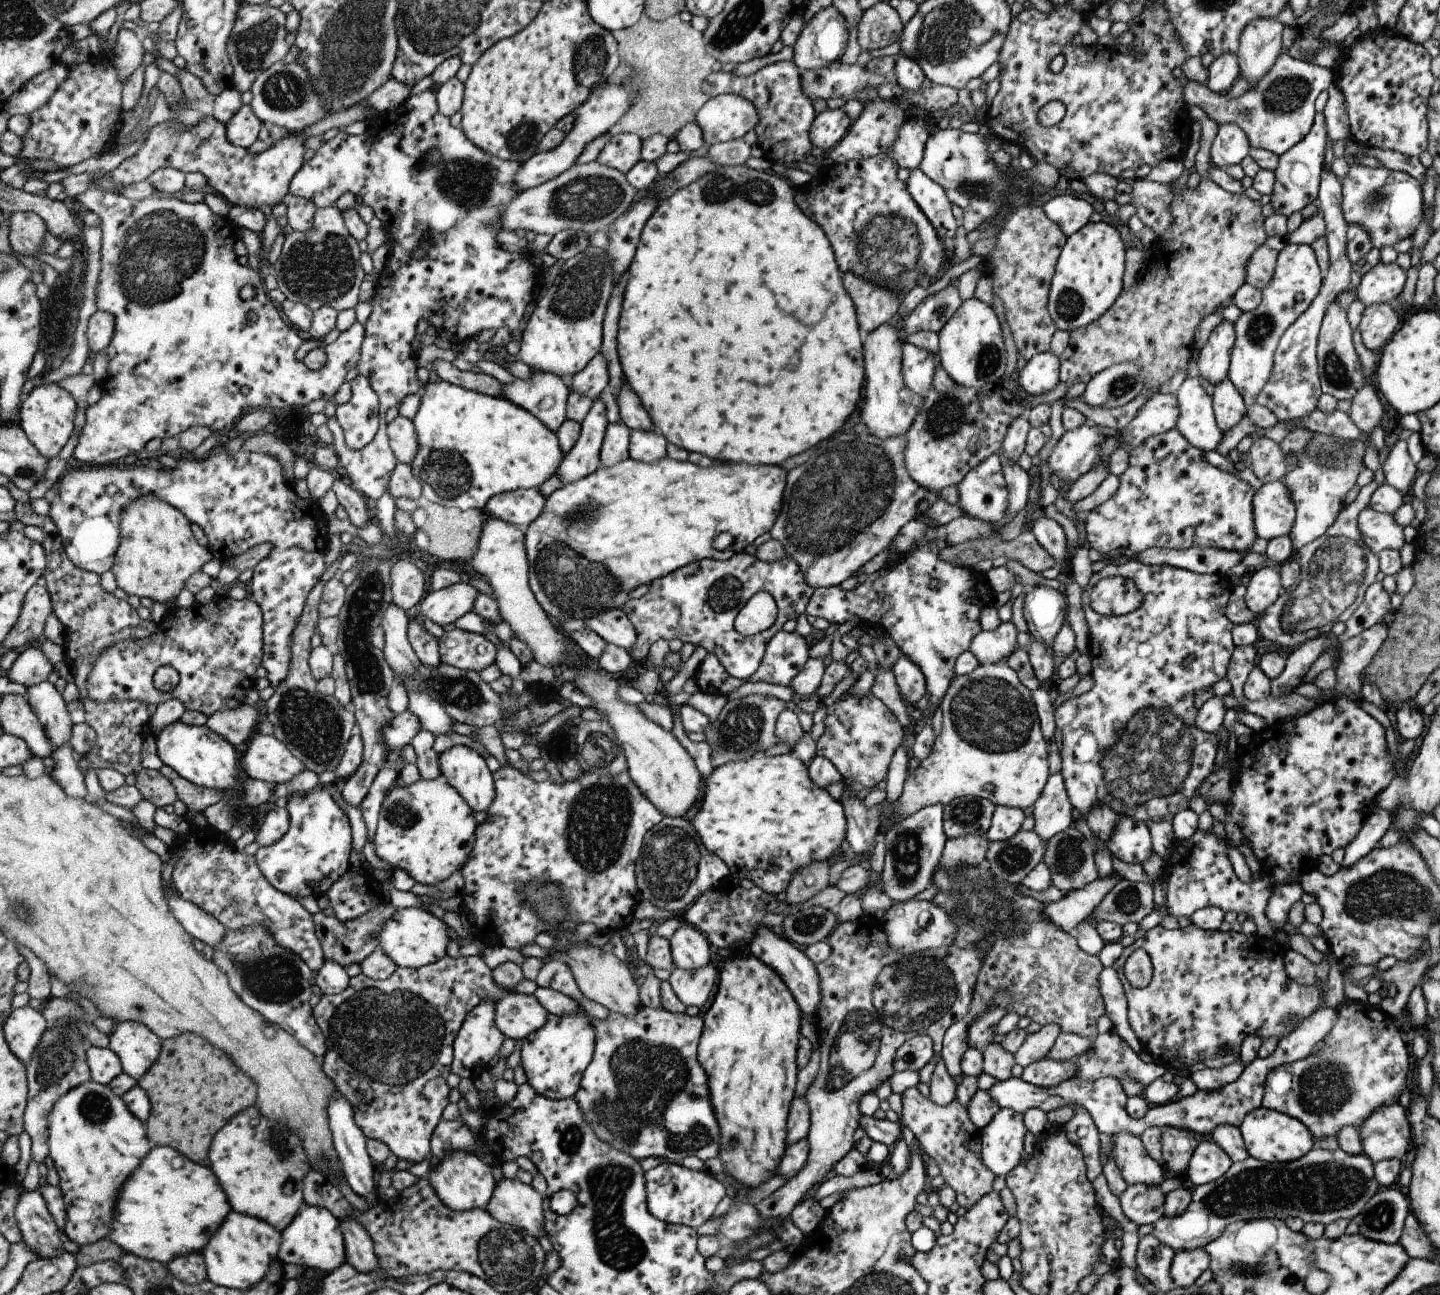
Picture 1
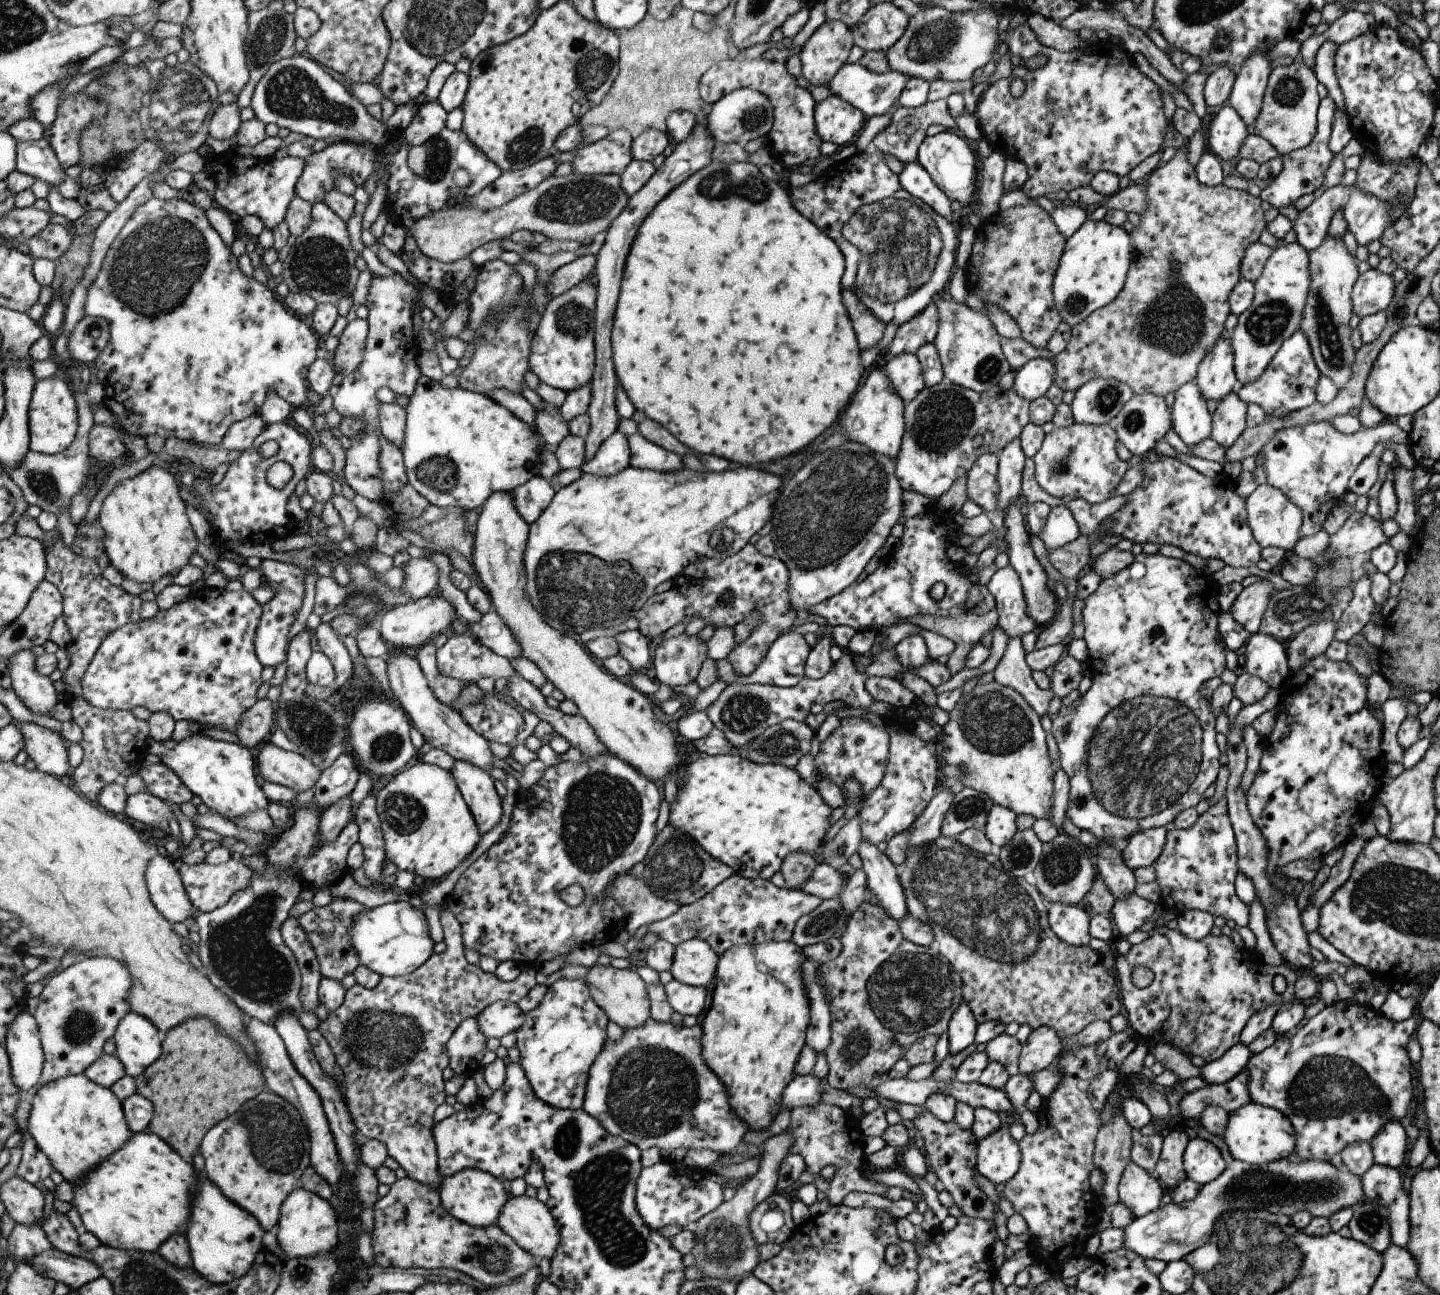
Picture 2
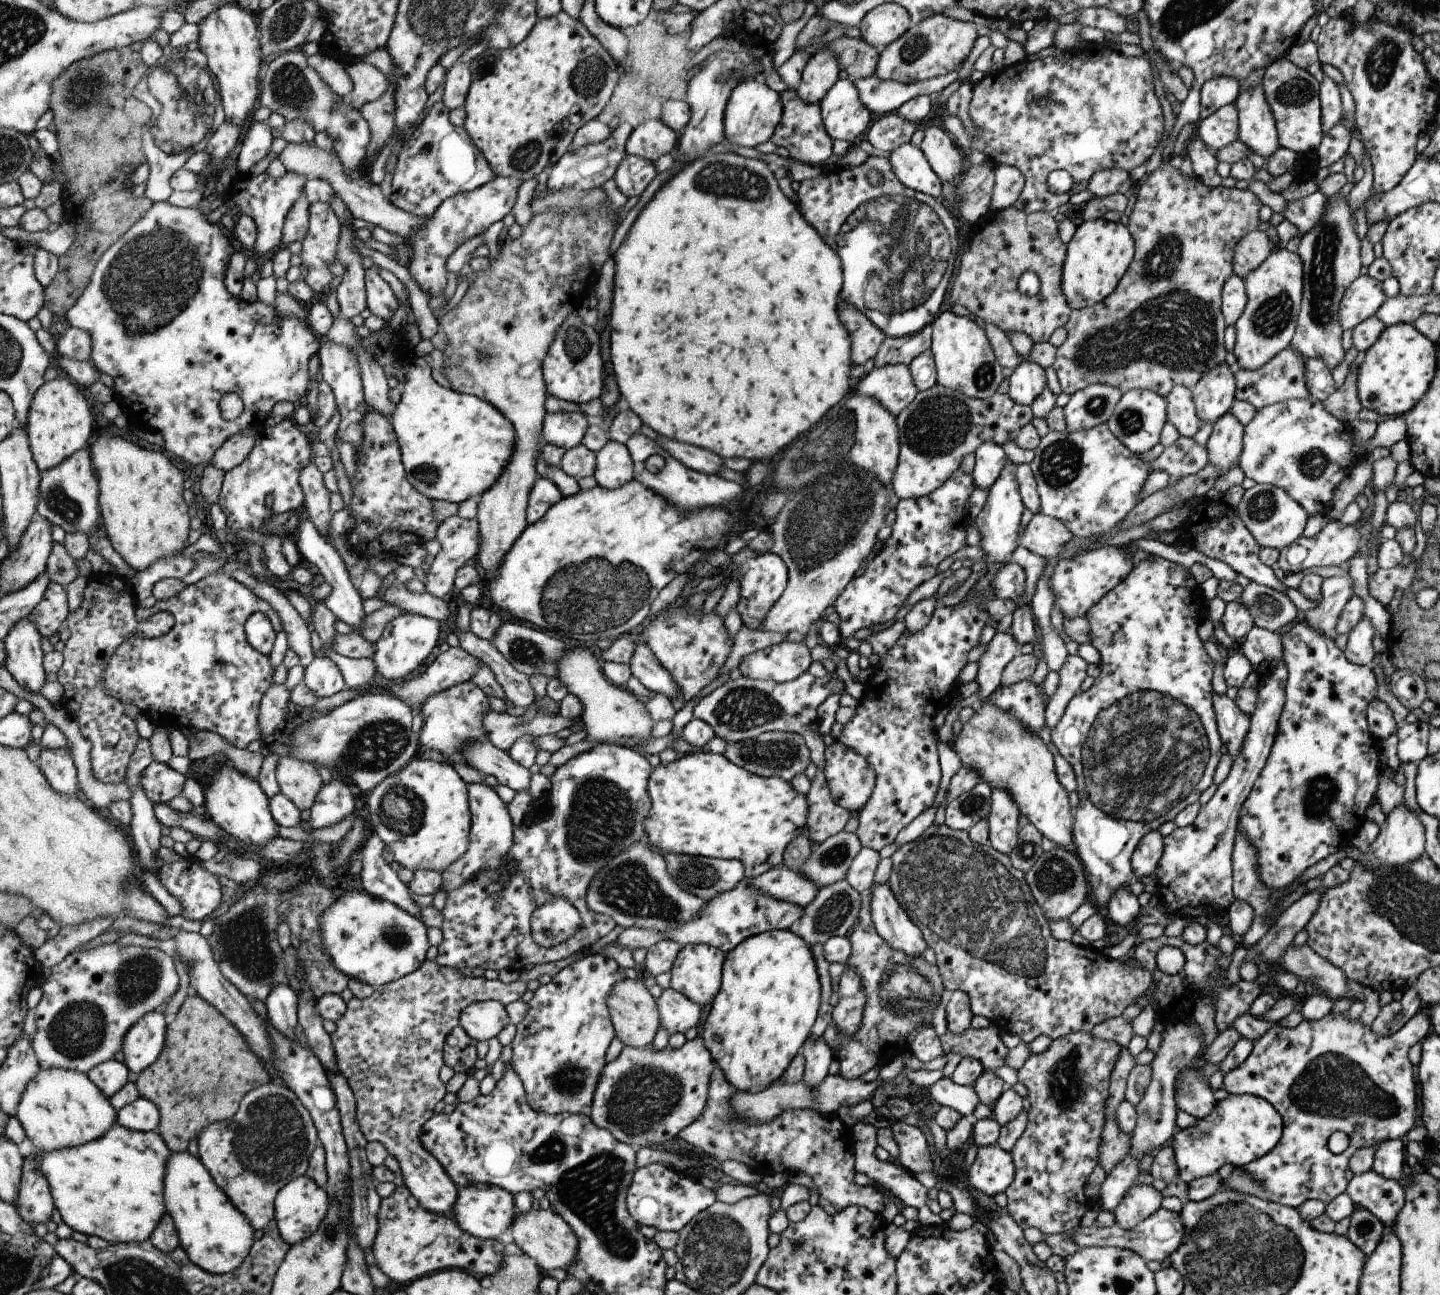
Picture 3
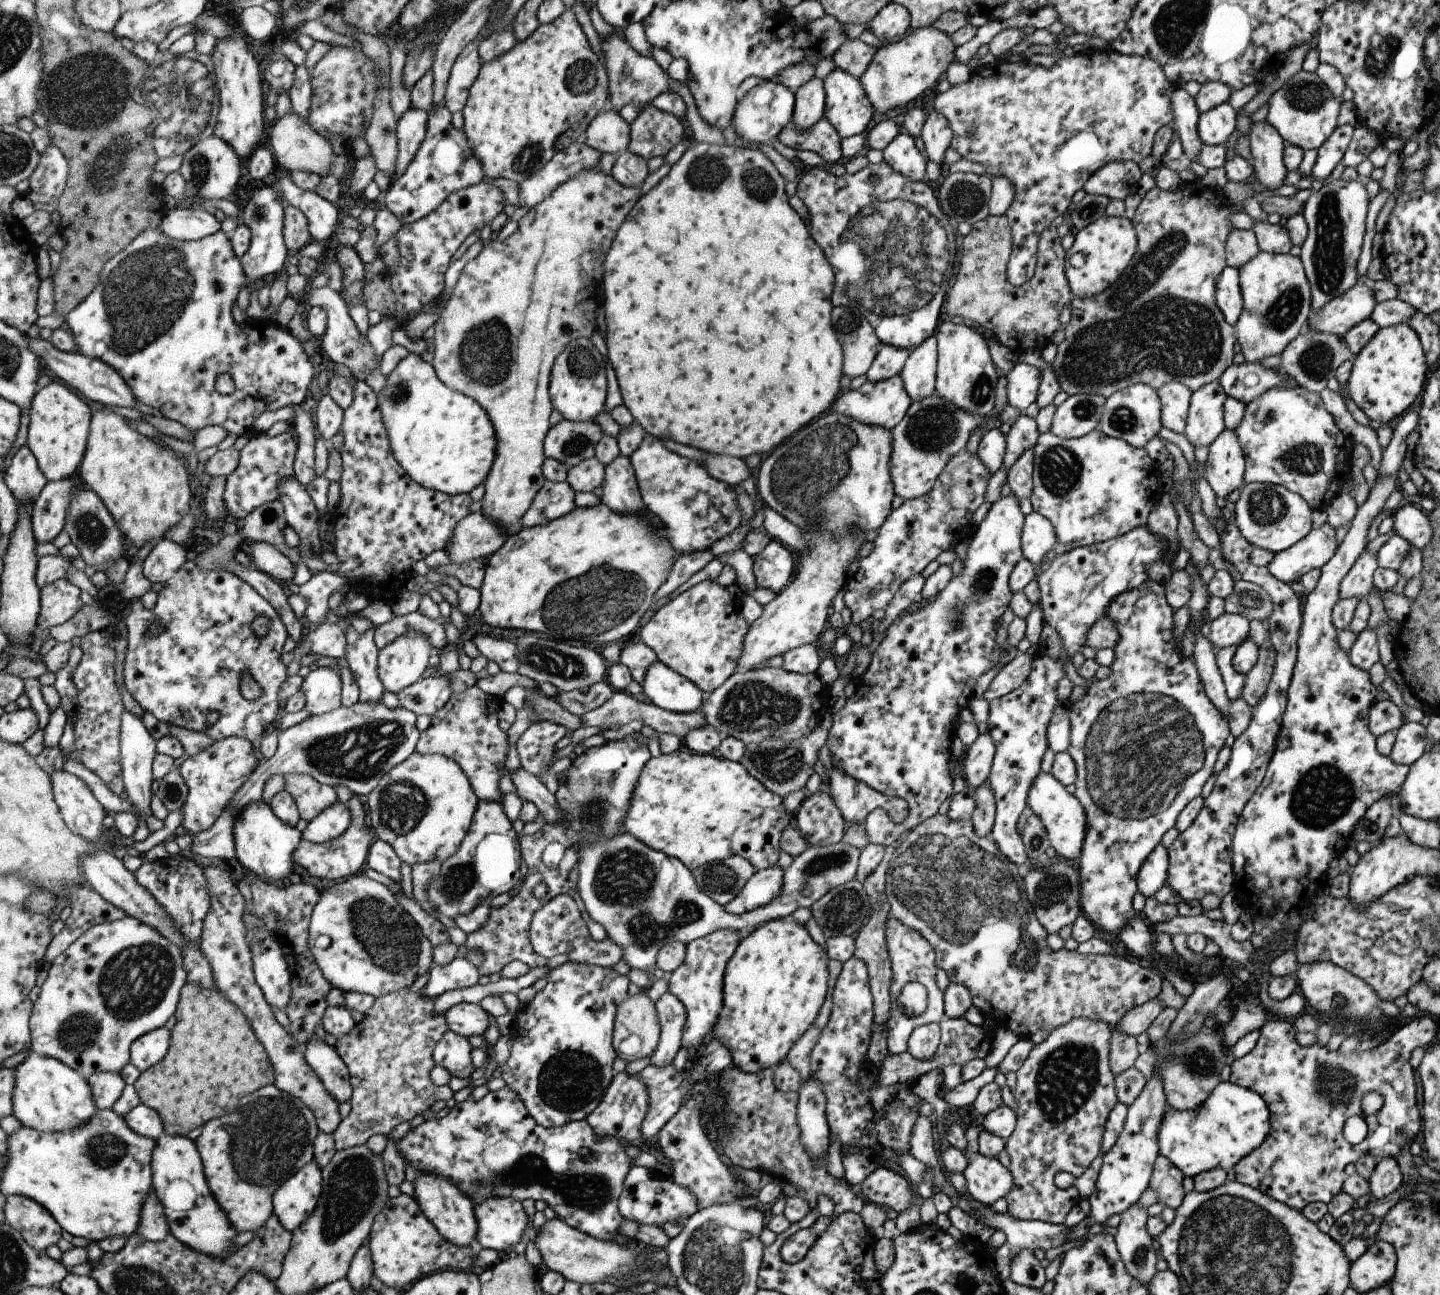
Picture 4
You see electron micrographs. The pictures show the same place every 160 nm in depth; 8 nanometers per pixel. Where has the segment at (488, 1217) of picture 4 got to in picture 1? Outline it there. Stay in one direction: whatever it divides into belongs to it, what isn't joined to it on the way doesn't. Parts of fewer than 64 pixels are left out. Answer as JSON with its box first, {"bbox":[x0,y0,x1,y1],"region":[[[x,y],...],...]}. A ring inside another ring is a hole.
{"bbox":[428,1151,494,1211],"region":[[[465,1151],[447,1153],[441,1164],[429,1168],[428,1175],[438,1197],[454,1211],[485,1209],[494,1190],[491,1168],[484,1164],[475,1153]]]}

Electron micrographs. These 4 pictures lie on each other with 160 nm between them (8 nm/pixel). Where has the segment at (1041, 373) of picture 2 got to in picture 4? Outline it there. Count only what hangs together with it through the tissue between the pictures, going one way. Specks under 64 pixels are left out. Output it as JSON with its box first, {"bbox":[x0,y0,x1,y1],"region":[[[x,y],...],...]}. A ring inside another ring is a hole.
{"bbox":[1006,362,1040,413],"region":[[[1016,362],[1006,377],[1006,402],[1022,413],[1036,399],[1040,383],[1040,370],[1024,363]]]}

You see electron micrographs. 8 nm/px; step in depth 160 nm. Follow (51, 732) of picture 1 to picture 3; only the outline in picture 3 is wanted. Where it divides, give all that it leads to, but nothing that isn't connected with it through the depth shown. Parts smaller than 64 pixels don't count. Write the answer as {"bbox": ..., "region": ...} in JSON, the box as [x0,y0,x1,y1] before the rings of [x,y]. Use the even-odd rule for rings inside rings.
{"bbox":[5,618,65,704],"region":[[[30,618],[20,620],[9,633],[5,642],[8,657],[6,668],[20,686],[28,691],[43,694],[52,704],[57,704],[65,692],[64,686],[57,680],[47,683],[47,672],[44,667],[43,648],[41,648],[41,636],[37,624]]]}

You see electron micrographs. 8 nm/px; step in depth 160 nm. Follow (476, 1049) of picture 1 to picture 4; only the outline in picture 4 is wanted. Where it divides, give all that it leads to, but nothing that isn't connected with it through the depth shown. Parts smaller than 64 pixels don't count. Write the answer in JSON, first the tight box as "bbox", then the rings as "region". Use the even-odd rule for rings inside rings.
{"bbox":[434,1030,475,1078],"region":[[[447,1030],[443,1038],[434,1046],[434,1061],[442,1066],[451,1077],[468,1078],[475,1069],[471,1065],[469,1052],[471,1045],[464,1036]]]}

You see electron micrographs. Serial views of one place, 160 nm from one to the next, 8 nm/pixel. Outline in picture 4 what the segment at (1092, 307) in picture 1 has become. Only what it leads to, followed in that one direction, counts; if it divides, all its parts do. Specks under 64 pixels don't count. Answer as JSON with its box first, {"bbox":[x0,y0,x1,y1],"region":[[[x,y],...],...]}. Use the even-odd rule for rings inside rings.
{"bbox":[1064,214,1136,299],"region":[[[1103,214],[1095,222],[1080,228],[1074,235],[1072,245],[1064,251],[1064,273],[1072,296],[1080,299],[1094,297],[1115,282],[1131,260],[1136,242],[1134,228],[1127,218],[1113,218]],[[1075,254],[1083,258],[1081,266],[1077,268],[1069,263],[1069,258]]]}

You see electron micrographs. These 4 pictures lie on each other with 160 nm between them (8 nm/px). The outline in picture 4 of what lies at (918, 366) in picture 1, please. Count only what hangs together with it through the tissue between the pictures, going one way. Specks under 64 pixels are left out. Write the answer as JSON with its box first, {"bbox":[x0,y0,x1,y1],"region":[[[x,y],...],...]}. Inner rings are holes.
{"bbox":[830,374,911,430],"region":[[[897,374],[878,381],[867,379],[854,390],[843,389],[834,400],[830,410],[833,413],[854,418],[864,425],[879,425],[884,429],[891,430],[904,417],[911,401],[905,392],[902,378]]]}

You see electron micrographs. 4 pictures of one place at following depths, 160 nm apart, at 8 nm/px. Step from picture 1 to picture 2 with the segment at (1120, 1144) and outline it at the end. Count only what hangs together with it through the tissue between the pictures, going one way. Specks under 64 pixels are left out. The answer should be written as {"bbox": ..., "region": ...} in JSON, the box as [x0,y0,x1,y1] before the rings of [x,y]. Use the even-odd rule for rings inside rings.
{"bbox":[1118,1157,1164,1217],"region":[[[1131,1157],[1118,1182],[1119,1202],[1140,1217],[1158,1208],[1164,1191],[1157,1178],[1137,1166]]]}

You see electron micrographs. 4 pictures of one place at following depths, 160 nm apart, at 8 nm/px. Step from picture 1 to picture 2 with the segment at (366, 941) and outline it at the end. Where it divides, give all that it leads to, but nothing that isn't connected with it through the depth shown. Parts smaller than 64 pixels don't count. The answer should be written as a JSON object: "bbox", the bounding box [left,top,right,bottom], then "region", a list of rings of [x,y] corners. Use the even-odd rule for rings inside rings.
{"bbox":[299,899,366,980],"region":[[[333,899],[325,907],[313,907],[309,912],[299,918],[300,925],[306,930],[311,944],[318,954],[320,969],[323,977],[343,980],[347,974],[353,974],[360,965],[360,956],[357,949],[352,946],[352,926],[366,906],[353,899]]]}

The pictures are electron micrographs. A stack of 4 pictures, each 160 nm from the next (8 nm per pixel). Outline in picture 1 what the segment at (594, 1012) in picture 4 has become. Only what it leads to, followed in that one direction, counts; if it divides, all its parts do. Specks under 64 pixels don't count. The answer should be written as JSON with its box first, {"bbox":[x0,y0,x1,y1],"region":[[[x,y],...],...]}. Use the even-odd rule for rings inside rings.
{"bbox":[520,1004,594,1100],"region":[[[578,1004],[578,1012],[571,1016],[551,1014],[542,1027],[521,1039],[520,1065],[526,1083],[537,1093],[551,1100],[572,1098],[578,1089],[581,1073],[592,1057],[594,1030],[590,1018]]]}

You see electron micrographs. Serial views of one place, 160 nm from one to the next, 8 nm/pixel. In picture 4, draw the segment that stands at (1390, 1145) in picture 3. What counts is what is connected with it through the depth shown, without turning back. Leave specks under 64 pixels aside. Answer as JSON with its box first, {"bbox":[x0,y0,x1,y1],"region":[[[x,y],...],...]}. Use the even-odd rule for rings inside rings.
{"bbox":[1368,1157,1402,1200],"region":[[[1381,1157],[1368,1176],[1371,1200],[1387,1196],[1402,1184],[1402,1174],[1393,1157]]]}

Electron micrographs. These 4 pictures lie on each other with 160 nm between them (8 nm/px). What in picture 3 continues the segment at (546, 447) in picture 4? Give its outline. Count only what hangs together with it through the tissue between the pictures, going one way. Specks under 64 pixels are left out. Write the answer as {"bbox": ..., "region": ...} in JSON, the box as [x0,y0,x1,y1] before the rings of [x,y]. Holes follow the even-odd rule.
{"bbox":[540,411,587,450],"region":[[[573,411],[546,412],[541,421],[540,434],[543,442],[565,450],[577,446],[587,428],[585,417],[583,413]]]}

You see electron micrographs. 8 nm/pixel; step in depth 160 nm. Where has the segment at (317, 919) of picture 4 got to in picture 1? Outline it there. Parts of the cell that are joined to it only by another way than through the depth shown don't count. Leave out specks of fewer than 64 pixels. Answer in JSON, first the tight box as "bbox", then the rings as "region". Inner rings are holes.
{"bbox":[380,907,447,969],"region":[[[407,907],[399,909],[395,916],[387,921],[380,934],[380,946],[384,953],[387,953],[399,967],[409,967],[418,969],[445,956],[447,948],[447,928],[442,920],[437,920],[435,916],[427,910]]]}

